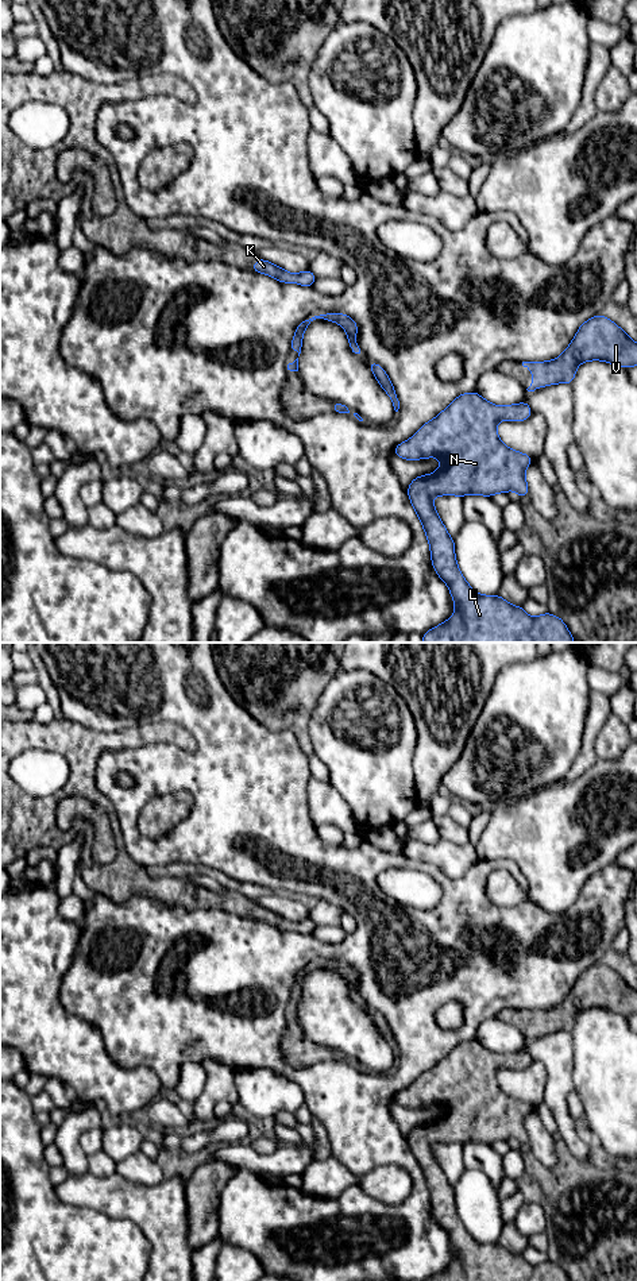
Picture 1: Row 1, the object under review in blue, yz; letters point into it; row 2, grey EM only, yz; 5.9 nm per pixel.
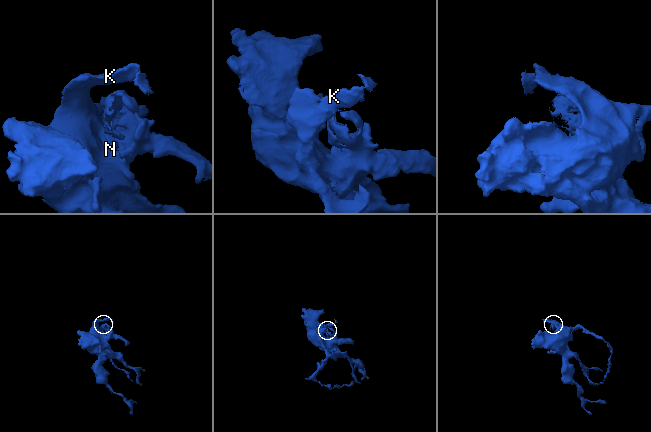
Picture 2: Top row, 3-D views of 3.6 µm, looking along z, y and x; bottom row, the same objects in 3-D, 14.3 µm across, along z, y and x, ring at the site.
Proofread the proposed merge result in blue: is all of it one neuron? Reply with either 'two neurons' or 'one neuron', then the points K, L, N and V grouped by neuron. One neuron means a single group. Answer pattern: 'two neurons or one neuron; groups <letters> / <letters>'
one neuron; groups K L N V

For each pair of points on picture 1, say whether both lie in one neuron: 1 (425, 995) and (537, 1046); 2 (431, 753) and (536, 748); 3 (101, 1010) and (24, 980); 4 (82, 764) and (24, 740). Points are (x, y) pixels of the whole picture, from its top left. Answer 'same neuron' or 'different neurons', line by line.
1: different neurons
2: different neurons
3: different neurons
4: same neuron

